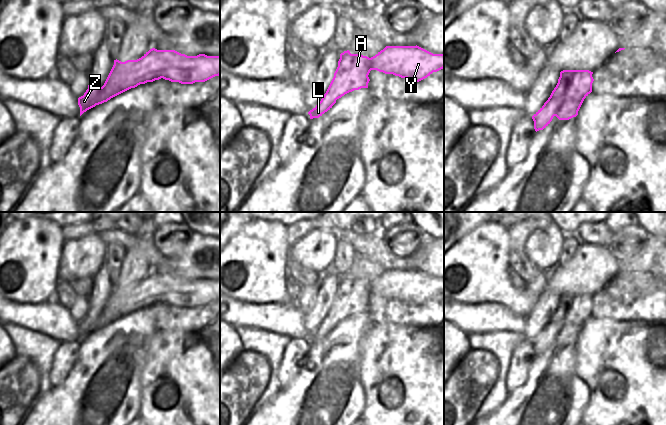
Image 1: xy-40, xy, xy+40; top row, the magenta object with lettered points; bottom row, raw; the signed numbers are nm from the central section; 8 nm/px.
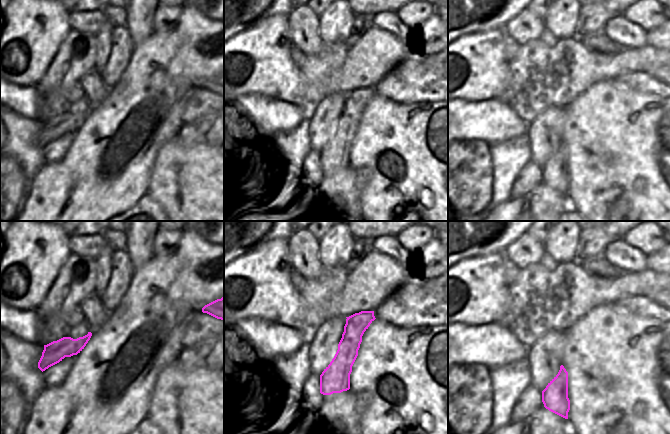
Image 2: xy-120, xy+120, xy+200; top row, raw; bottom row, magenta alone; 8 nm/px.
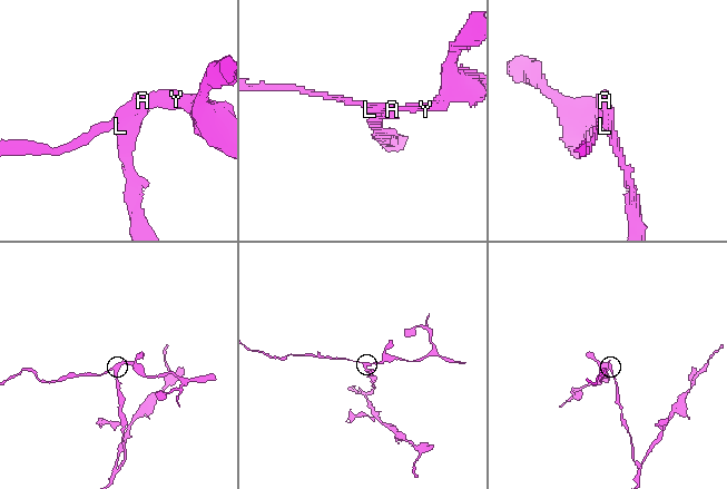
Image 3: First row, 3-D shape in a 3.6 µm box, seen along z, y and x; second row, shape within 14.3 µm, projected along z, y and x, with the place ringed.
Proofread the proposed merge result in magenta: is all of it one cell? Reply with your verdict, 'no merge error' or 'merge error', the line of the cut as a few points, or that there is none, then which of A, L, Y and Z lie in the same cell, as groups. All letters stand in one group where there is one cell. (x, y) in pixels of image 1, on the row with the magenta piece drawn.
merge error; cut xy+40 (591, 75), (578, 73), (570, 81), (574, 97), (546, 101); groups A Y Z / L

